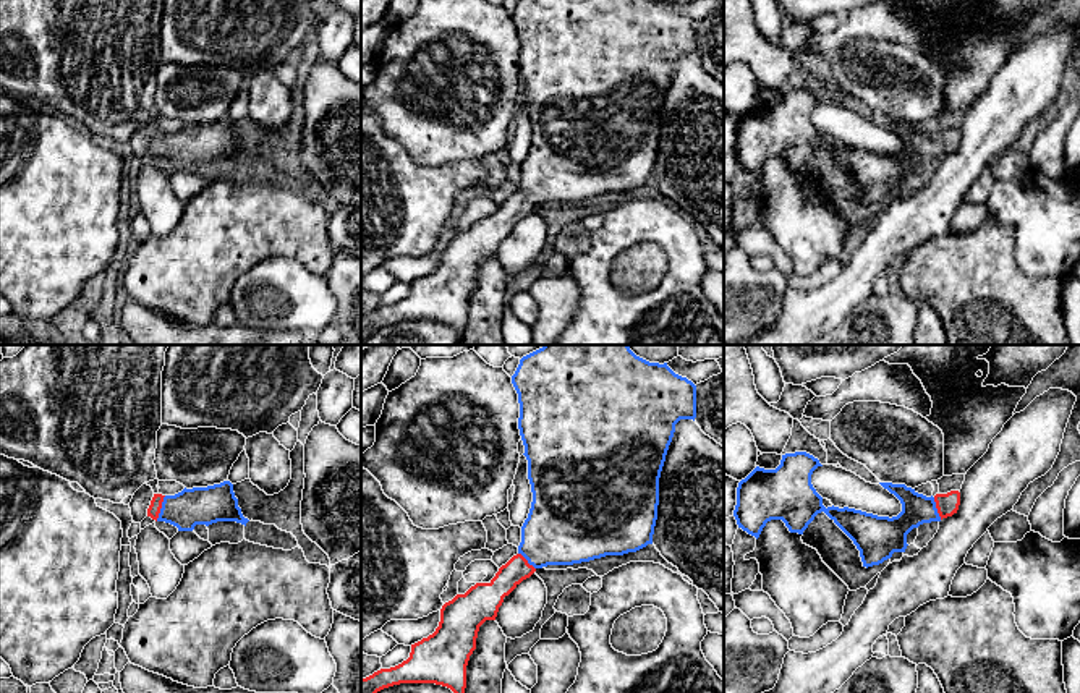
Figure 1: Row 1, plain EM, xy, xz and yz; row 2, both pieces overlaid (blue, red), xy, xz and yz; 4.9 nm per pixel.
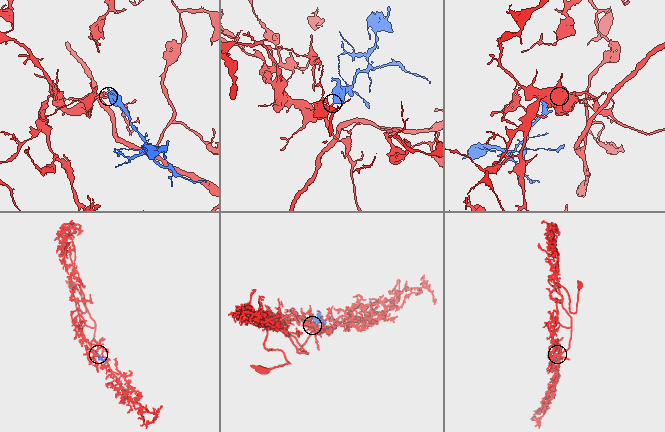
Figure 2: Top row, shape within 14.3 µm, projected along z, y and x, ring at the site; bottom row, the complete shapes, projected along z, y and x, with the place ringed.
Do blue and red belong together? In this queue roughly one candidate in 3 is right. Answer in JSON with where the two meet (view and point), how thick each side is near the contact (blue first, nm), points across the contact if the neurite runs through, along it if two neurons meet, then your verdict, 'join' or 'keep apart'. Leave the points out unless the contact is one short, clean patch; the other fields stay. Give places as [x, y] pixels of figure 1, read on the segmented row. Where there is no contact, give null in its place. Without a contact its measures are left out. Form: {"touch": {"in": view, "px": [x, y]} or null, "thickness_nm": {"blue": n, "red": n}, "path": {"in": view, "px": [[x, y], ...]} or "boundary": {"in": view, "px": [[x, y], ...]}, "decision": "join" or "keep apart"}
{"touch": {"in": "xy", "px": [161, 509]}, "thickness_nm": {"blue": 190, "red": 60}, "path": {"in": "xy", "px": [[199, 505], [161, 509], [156, 504]]}, "decision": "join"}

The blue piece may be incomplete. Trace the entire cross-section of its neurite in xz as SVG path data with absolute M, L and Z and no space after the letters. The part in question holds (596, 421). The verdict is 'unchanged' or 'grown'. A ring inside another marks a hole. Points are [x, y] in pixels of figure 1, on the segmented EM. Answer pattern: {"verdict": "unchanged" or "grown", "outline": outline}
{"verdict": "grown", "outline": "M544 345L520 359L512 384L518 393L518 429L533 492L518 554L502 565L489 583L476 583L465 594L445 602L436 631L411 644L410 657L402 664L361 678L361 693L377 693L400 683L436 683L453 693L465 693L466 665L476 649L479 627L486 620L495 620L504 597L523 580L547 565L573 565L606 555L623 555L653 544L661 471L675 424L696 418L696 385L675 374L667 363L649 363L636 356L628 345Z"}

